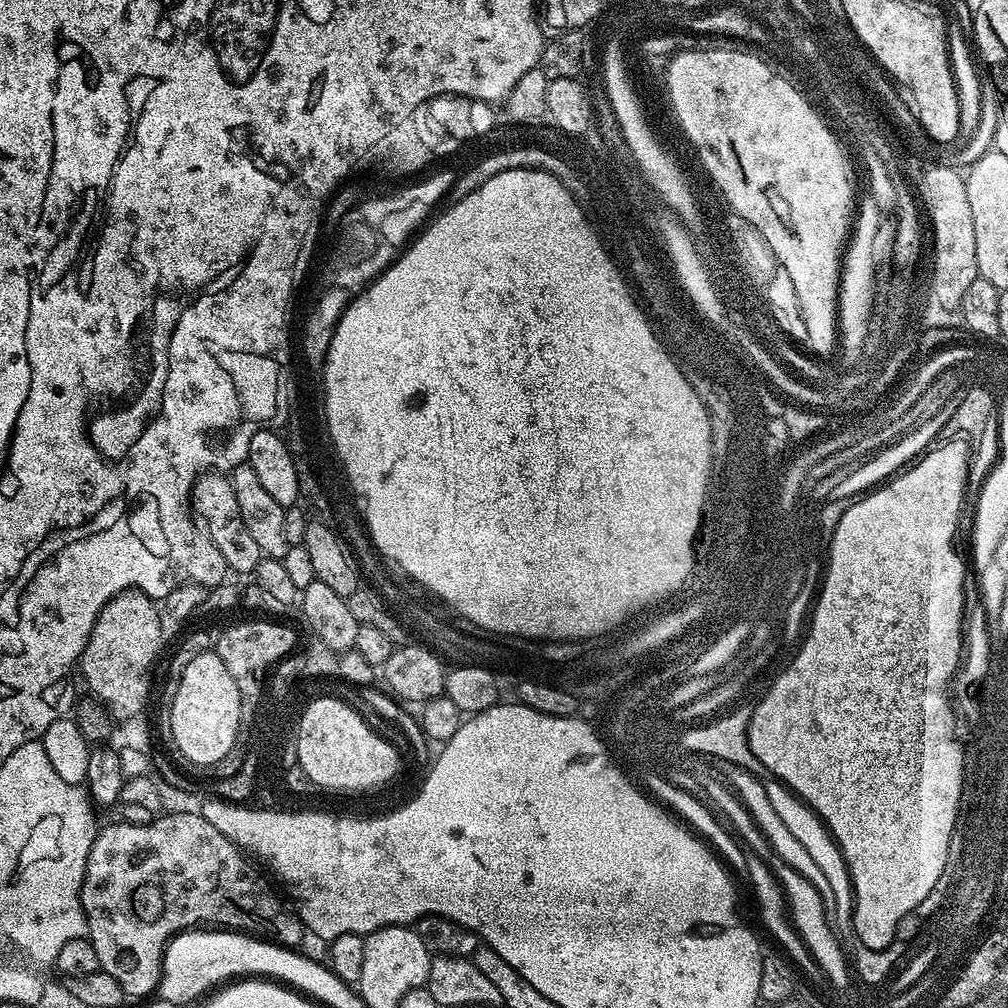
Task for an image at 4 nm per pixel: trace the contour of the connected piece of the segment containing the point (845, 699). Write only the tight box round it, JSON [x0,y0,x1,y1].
[752,439,970,953]

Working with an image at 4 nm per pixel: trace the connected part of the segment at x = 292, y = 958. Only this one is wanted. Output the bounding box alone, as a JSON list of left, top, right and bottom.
[157,929,342,1006]

